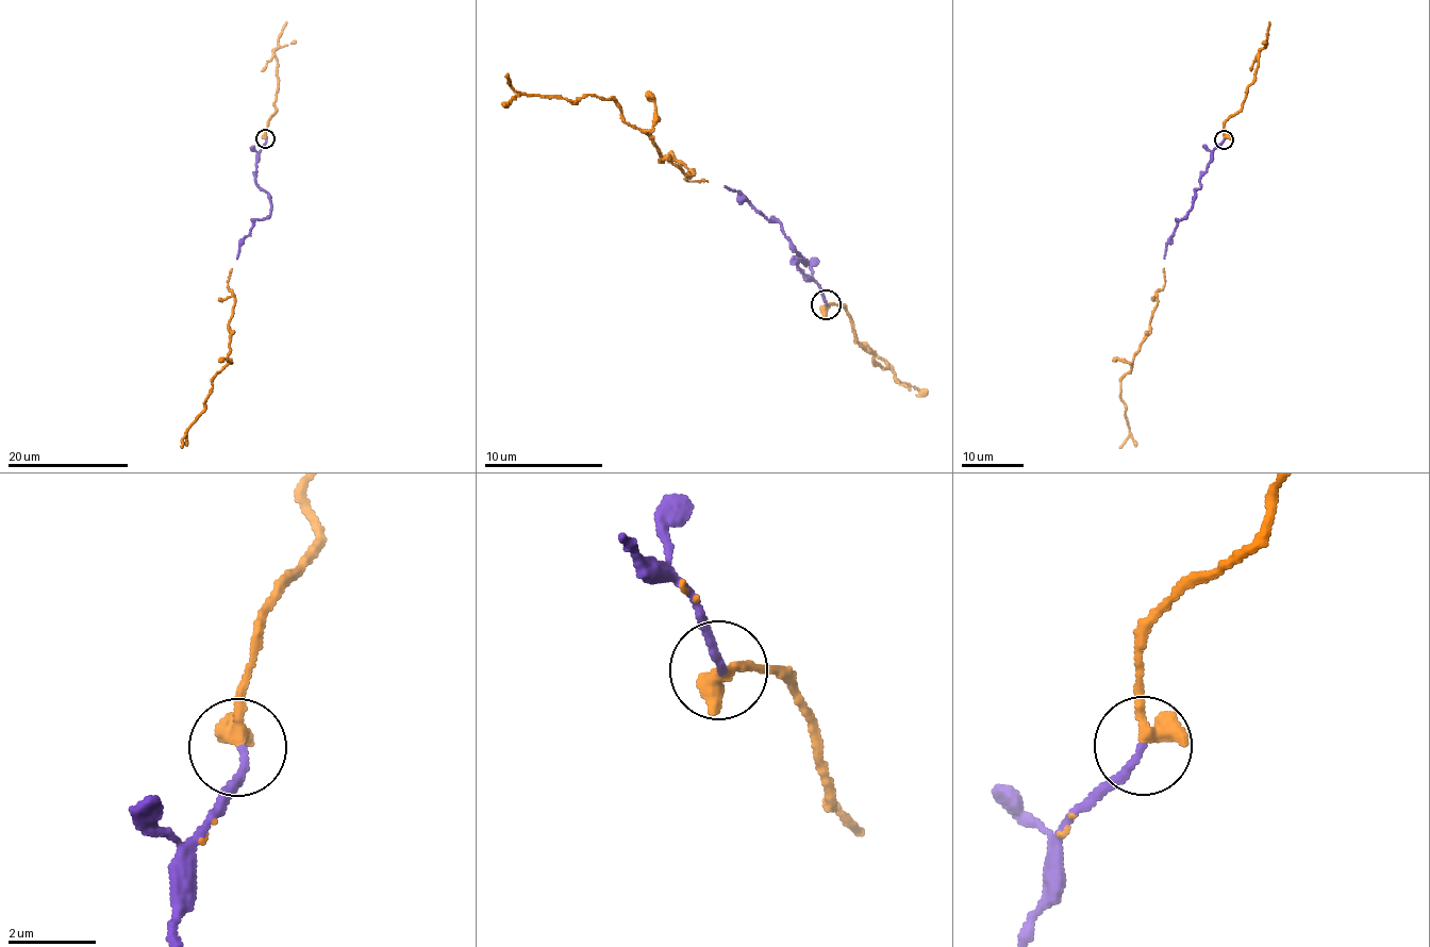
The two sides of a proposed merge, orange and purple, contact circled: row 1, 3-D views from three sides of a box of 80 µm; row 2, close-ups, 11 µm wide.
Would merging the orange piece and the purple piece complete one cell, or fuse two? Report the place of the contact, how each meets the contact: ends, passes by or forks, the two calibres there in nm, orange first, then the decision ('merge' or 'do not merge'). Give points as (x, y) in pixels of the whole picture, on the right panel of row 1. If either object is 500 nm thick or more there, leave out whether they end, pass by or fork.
at (1224, 139); orange ends there; purple ends there; 480 nm thick on the orange side, 160 nm on the other; merge

